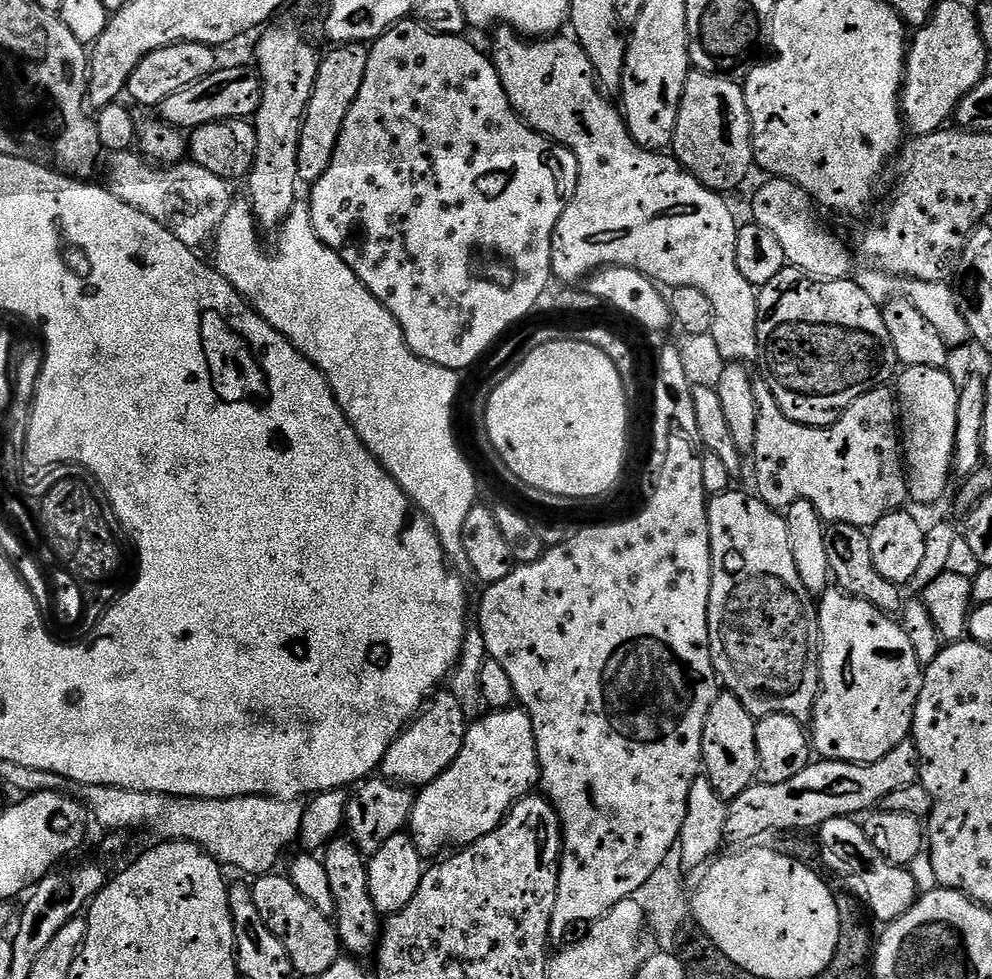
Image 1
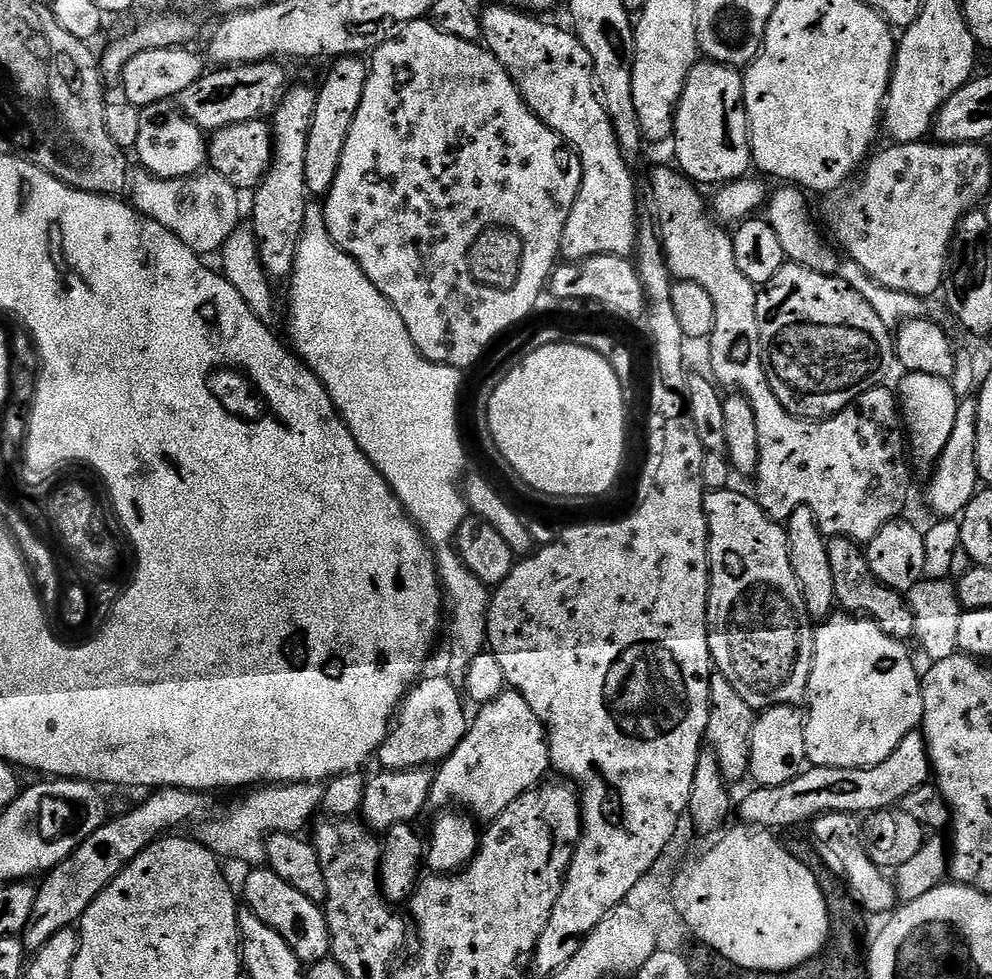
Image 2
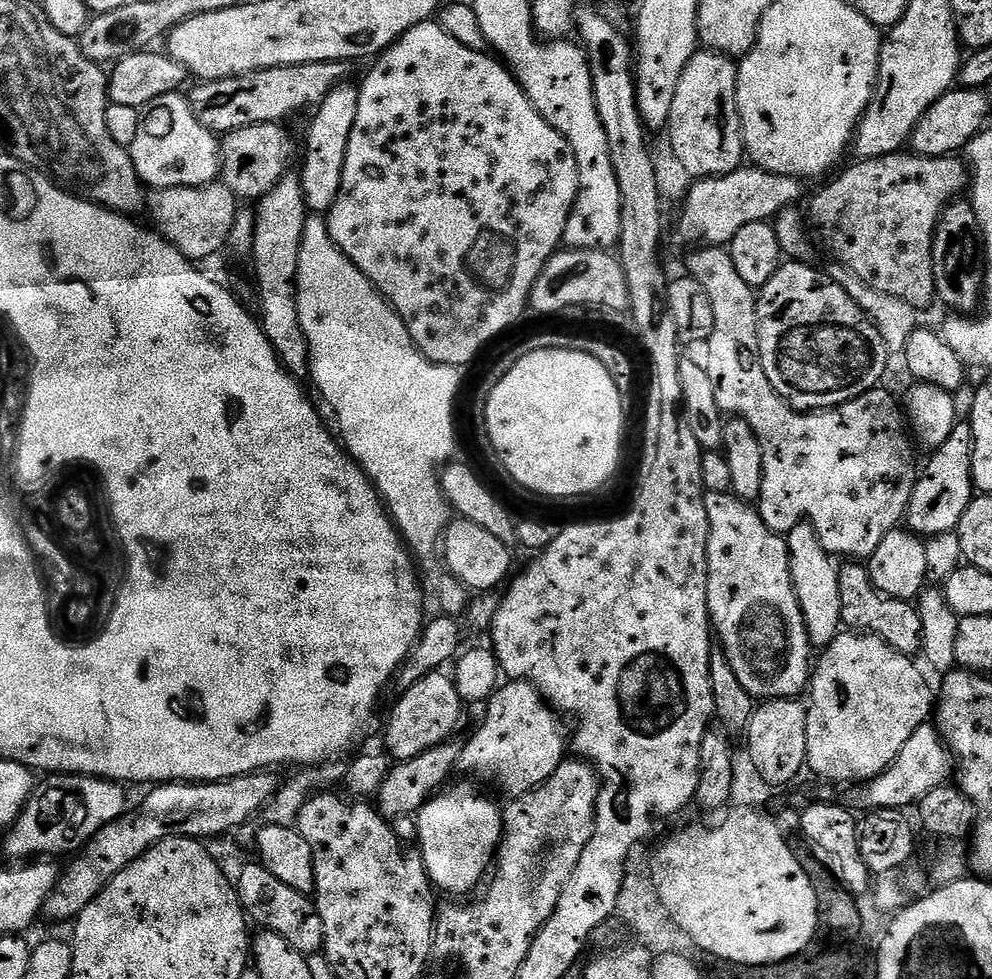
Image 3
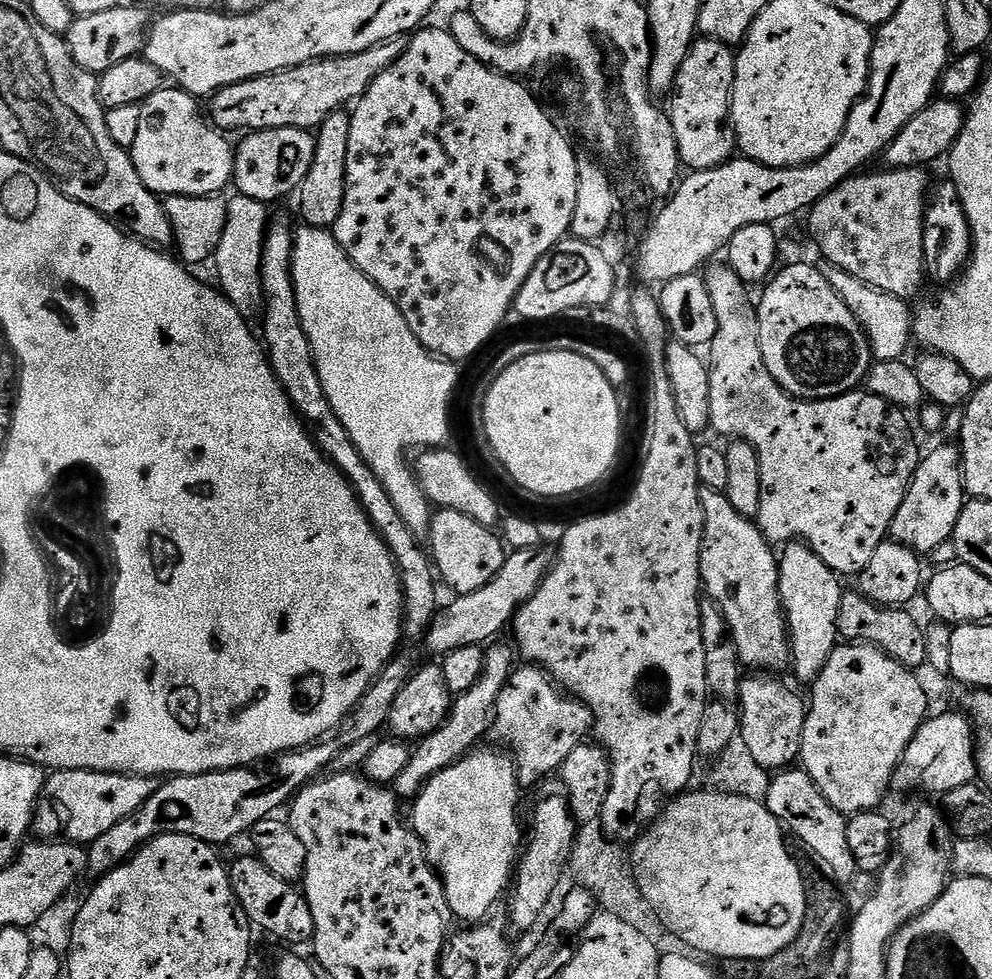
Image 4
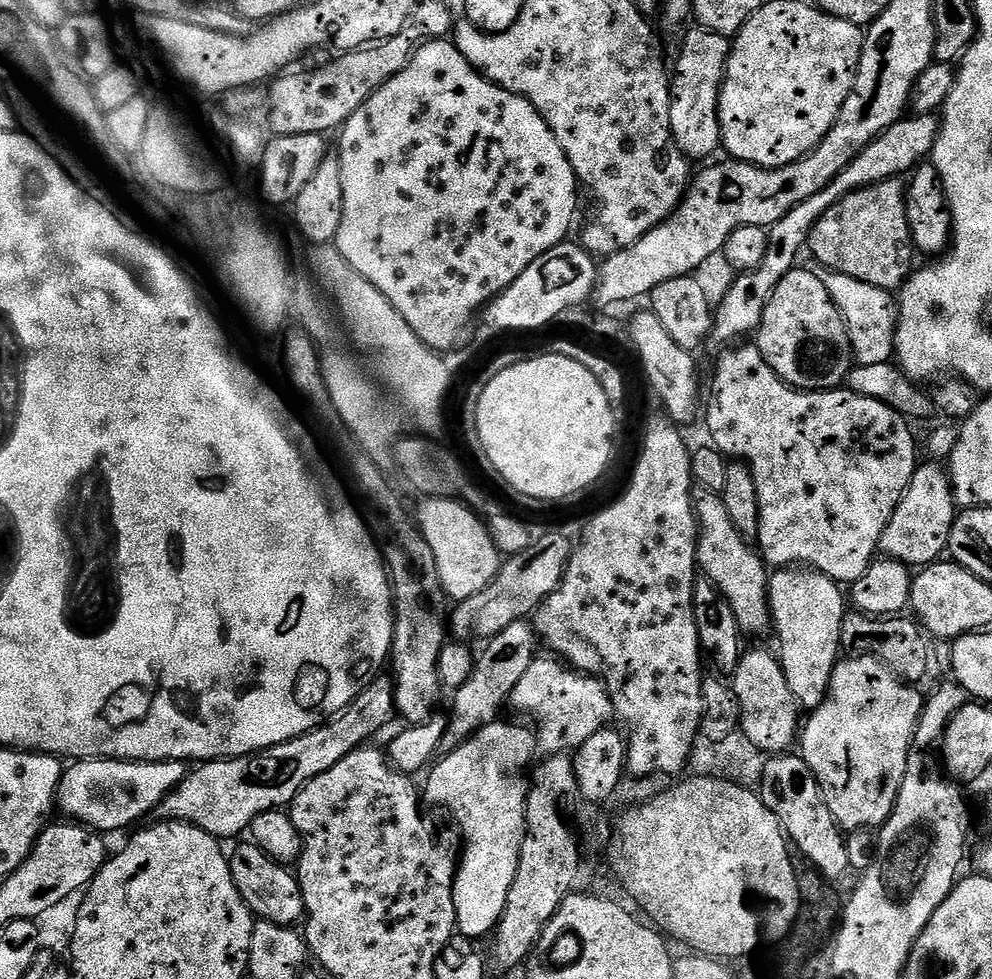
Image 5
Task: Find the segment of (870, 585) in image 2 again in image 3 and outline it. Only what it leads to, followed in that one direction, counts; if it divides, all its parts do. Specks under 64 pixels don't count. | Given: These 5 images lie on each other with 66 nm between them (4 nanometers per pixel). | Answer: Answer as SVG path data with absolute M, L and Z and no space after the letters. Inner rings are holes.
M848 562L845 564L848 565L839 569L840 577L838 578L838 595L842 598L841 625L856 634L876 636L882 642L886 642L886 646L898 650L903 656L915 657L923 646L922 618L919 616L918 608L907 600L890 598L890 594L882 594L882 590L878 590L874 586L867 567L863 563Z

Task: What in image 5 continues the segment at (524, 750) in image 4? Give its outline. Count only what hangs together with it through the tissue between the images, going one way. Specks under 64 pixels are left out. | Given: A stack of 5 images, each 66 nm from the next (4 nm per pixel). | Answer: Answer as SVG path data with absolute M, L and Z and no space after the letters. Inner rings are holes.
M544 654L537 655L530 662L526 674L522 674L518 686L514 686L510 708L533 720L536 750L541 757L575 753L590 734L598 734L598 730L609 727L614 720L612 700L600 677L578 672L559 659Z

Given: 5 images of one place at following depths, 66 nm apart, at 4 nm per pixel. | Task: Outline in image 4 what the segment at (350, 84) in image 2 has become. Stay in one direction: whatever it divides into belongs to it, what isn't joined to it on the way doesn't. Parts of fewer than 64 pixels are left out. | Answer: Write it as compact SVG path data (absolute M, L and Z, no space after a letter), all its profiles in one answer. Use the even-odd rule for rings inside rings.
M341 110L330 114L315 133L316 154L310 166L310 174L300 184L300 216L309 228L331 229L342 214L342 202L346 198L346 154L350 150L350 126L352 117Z

